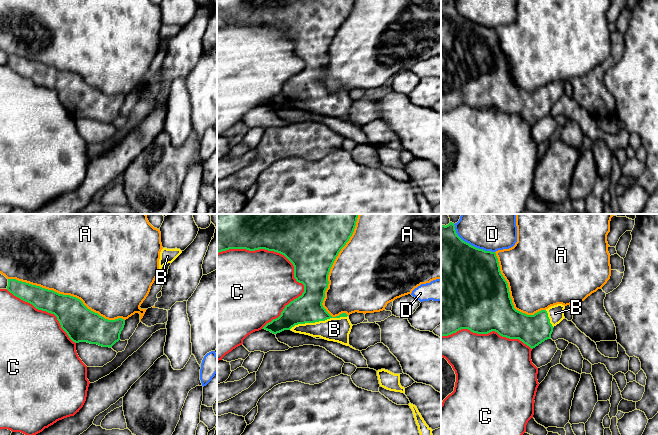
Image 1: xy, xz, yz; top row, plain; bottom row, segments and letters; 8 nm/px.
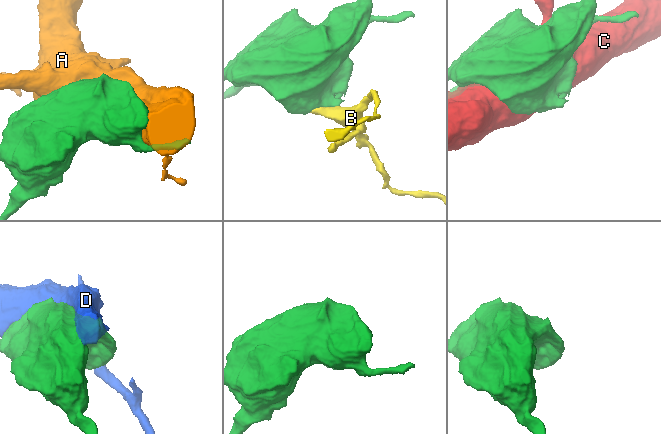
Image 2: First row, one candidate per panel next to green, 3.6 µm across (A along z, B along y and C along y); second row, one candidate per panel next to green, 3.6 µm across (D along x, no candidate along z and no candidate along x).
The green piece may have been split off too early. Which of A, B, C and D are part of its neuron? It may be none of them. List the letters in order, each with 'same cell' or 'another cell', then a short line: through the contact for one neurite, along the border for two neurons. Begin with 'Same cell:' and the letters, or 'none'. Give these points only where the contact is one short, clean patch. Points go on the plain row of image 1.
Same cell: B
A: another cell
B: same cell
C: another cell
D: another cell

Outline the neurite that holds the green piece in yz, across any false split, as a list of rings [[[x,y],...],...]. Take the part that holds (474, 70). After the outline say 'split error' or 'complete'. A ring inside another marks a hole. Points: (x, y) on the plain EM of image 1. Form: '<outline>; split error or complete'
[[[441,1],[441,112],[448,112],[461,105],[468,105],[477,110],[492,107],[509,115],[519,115],[531,125],[551,114],[553,104],[564,93],[565,82],[557,80],[534,91],[527,91],[514,84],[508,59],[501,50],[495,28],[476,24],[463,17],[456,9],[455,1]]]; split error

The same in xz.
[[[217,0],[217,29],[229,25],[265,25],[284,31],[294,42],[294,54],[304,61],[301,72],[285,82],[281,91],[262,105],[273,110],[284,106],[320,113],[346,122],[352,100],[346,89],[332,93],[322,79],[328,64],[330,45],[352,12],[356,0]]]; split error

